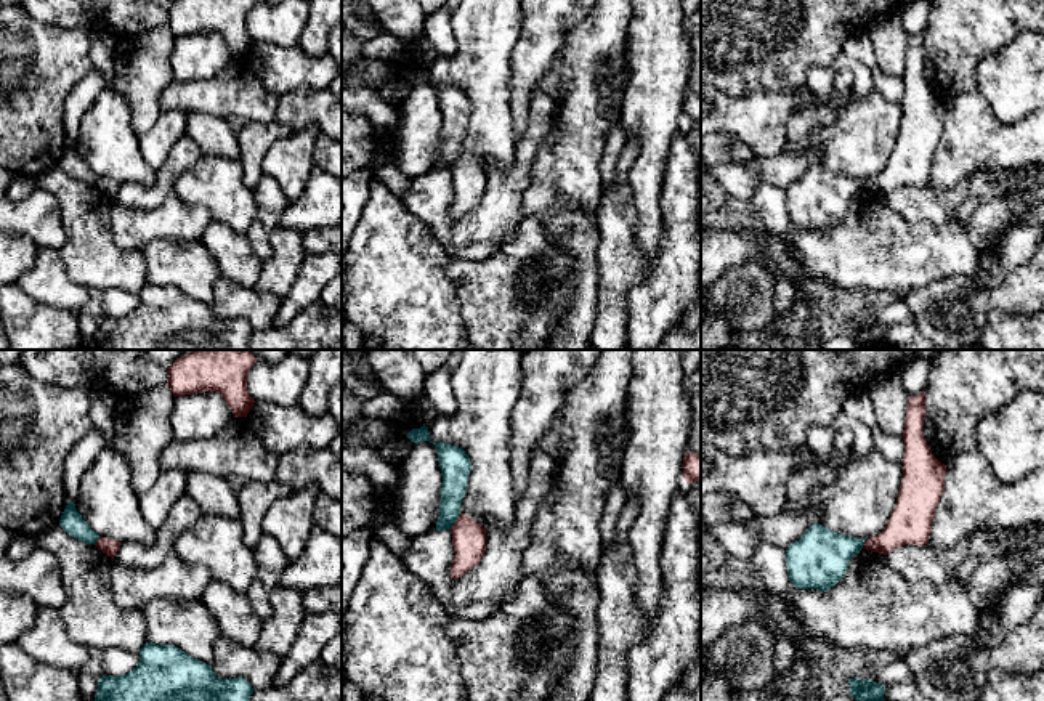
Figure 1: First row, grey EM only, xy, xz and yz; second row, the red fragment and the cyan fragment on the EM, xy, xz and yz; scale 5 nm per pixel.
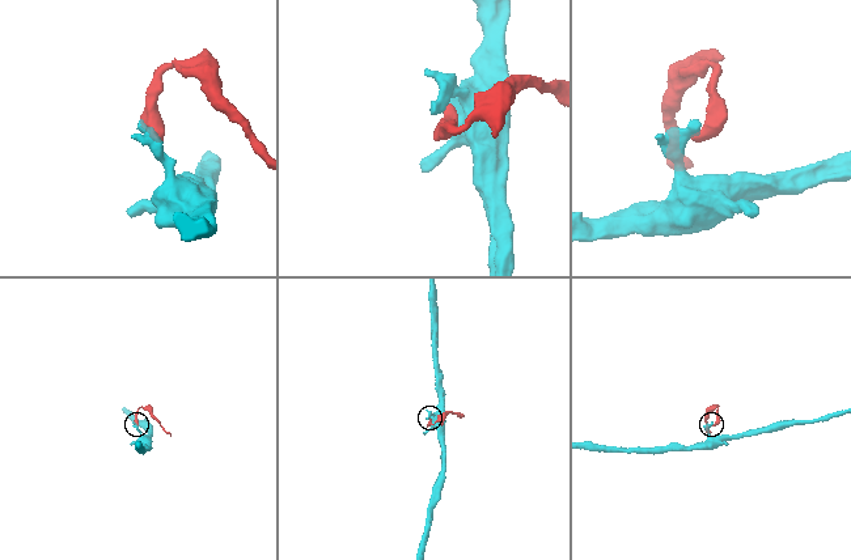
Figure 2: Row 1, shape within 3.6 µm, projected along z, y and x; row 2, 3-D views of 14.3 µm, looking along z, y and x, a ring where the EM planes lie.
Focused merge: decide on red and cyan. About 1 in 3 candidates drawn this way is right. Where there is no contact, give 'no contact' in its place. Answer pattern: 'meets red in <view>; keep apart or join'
meets red in xz; keep apart

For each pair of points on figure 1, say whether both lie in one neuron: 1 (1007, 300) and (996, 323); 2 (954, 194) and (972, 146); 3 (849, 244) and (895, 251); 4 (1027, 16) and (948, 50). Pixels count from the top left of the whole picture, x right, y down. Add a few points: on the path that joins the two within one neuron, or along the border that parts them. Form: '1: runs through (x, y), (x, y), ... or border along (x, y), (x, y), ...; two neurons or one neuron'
1: border along (1027, 315), (990, 312), (980, 332); two neurons
2: border along (967, 177), (945, 188), (932, 188), (929, 185); two neurons
3: runs through (860, 249), (884, 251); one neuron
4: runs through (1007, 16), (982, 16), (967, 31); one neuron

